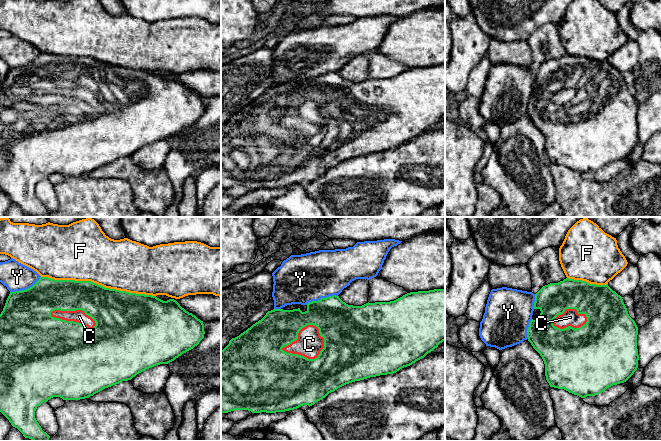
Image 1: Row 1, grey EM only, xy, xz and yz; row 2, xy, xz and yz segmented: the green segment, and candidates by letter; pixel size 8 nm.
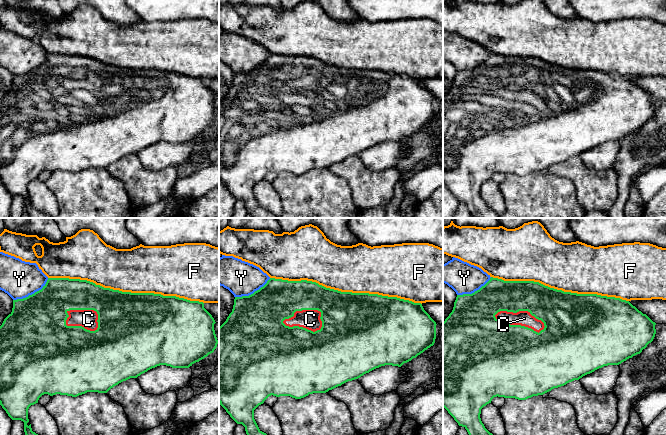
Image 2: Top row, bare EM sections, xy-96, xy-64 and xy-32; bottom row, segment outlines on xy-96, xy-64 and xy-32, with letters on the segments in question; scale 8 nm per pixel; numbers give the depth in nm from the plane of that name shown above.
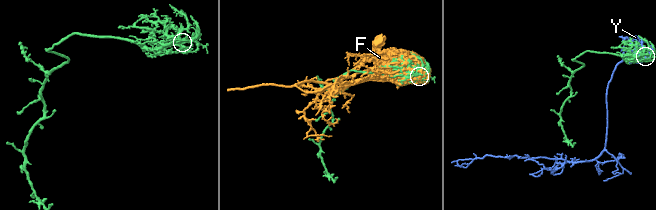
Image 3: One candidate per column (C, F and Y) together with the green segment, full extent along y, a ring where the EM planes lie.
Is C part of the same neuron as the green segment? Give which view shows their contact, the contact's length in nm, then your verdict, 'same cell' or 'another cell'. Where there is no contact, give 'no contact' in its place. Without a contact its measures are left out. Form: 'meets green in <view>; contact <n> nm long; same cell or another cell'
meets green in xz; contact 360 nm long; same cell

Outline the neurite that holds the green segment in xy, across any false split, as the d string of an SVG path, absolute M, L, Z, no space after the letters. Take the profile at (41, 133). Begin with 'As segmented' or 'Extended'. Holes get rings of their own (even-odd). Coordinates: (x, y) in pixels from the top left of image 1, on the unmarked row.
Extended. M48 53L40 55L30 64L10 68L3 87L0 90L0 188L17 204L25 214L32 217L49 217L50 212L44 208L35 194L35 187L43 178L53 173L63 176L80 176L89 174L105 164L131 156L137 150L160 140L168 140L193 125L204 114L204 100L180 80L169 75L163 77L156 72L129 69L116 65L105 64L91 57L54 56Z

